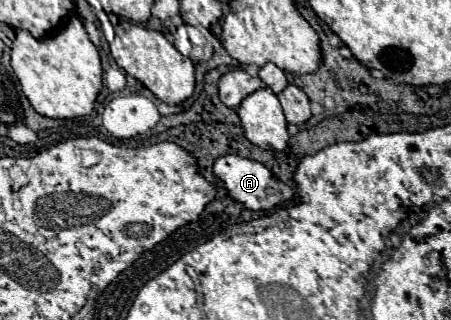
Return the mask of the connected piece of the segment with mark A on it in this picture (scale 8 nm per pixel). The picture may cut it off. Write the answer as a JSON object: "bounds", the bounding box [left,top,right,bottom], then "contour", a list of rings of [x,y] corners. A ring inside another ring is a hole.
{"bounds":[214,154,294,210],"contour":[[[232,154],[230,156],[220,156],[214,162],[214,176],[218,180],[222,180],[222,184],[226,188],[226,196],[230,200],[238,202],[246,210],[270,210],[270,208],[294,198],[294,188],[292,186],[272,178],[270,170],[264,164],[242,158],[242,156],[232,156]]]}

